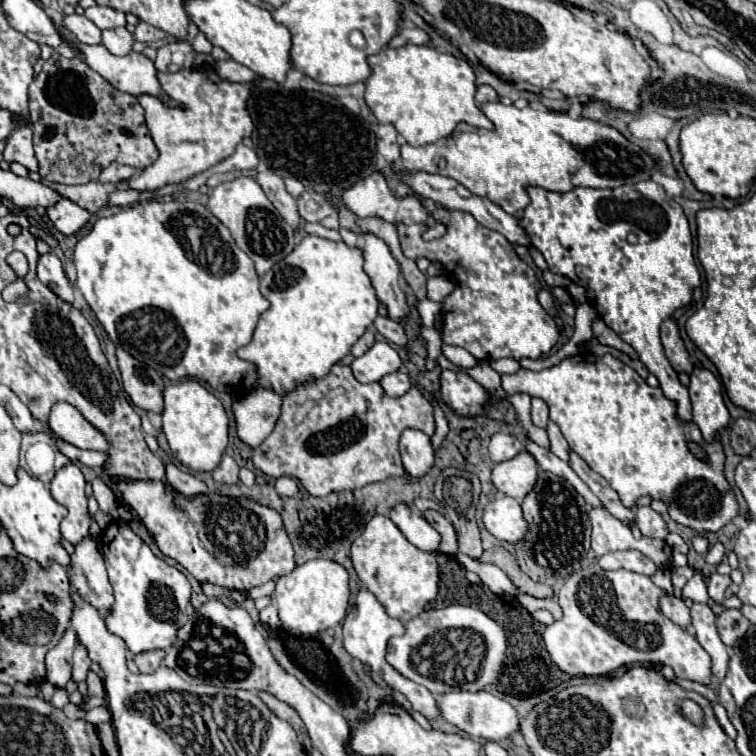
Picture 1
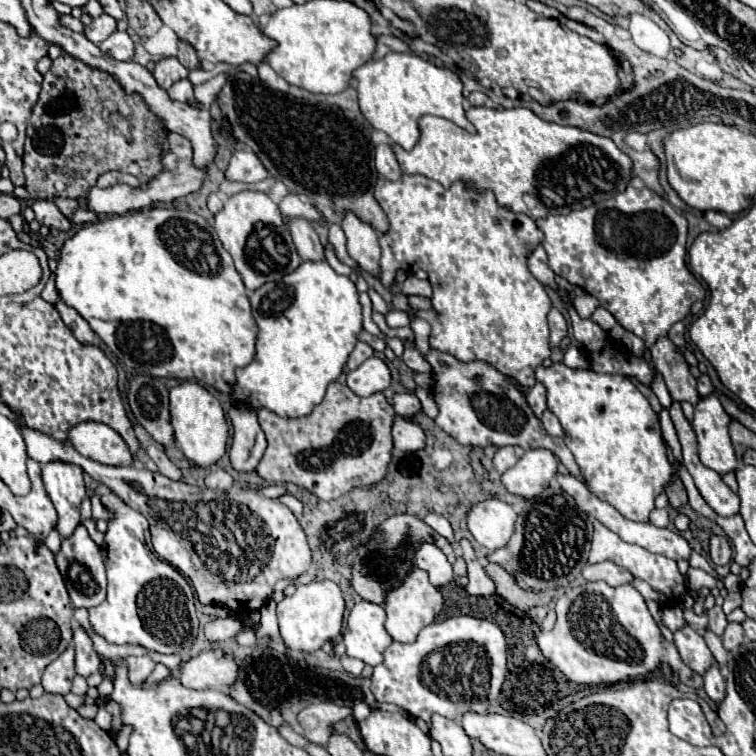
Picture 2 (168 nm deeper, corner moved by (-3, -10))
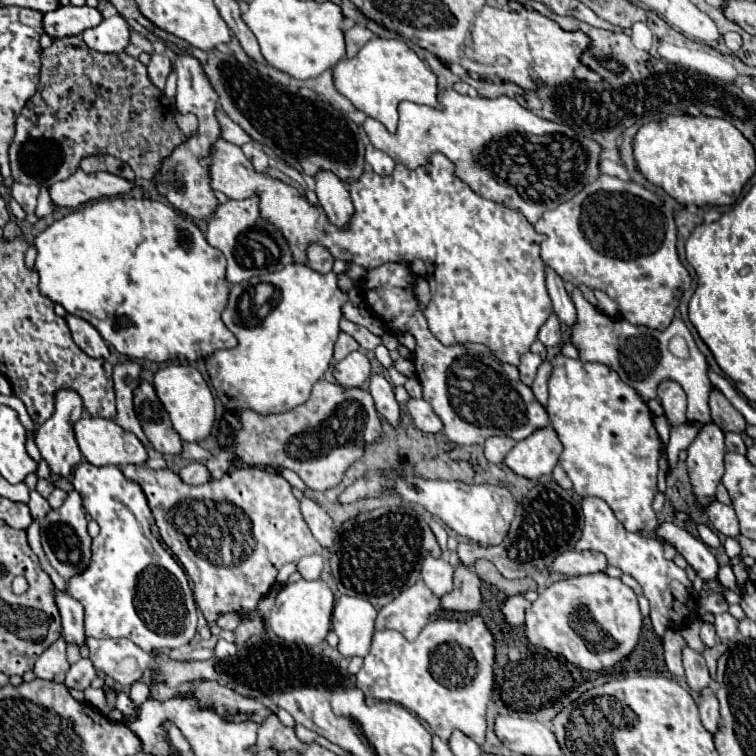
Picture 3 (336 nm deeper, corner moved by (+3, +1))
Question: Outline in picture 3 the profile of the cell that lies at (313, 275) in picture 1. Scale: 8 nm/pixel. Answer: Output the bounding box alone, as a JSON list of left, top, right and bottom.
[206,264,344,414]

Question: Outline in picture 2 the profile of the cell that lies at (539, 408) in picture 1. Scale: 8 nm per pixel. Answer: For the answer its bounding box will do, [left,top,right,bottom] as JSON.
[526,383,546,419]

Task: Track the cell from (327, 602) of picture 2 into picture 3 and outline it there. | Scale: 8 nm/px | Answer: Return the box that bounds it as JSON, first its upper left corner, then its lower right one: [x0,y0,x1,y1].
[270,580,334,646]

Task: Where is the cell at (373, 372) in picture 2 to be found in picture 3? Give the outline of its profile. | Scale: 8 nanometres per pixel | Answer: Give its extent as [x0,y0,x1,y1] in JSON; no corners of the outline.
[334,352,372,388]

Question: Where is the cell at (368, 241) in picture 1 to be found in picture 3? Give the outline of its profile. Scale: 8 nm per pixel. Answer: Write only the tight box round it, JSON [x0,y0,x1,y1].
[316,170,354,228]

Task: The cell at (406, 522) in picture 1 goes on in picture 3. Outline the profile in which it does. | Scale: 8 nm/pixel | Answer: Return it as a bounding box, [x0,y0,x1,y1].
[422,556,454,598]

